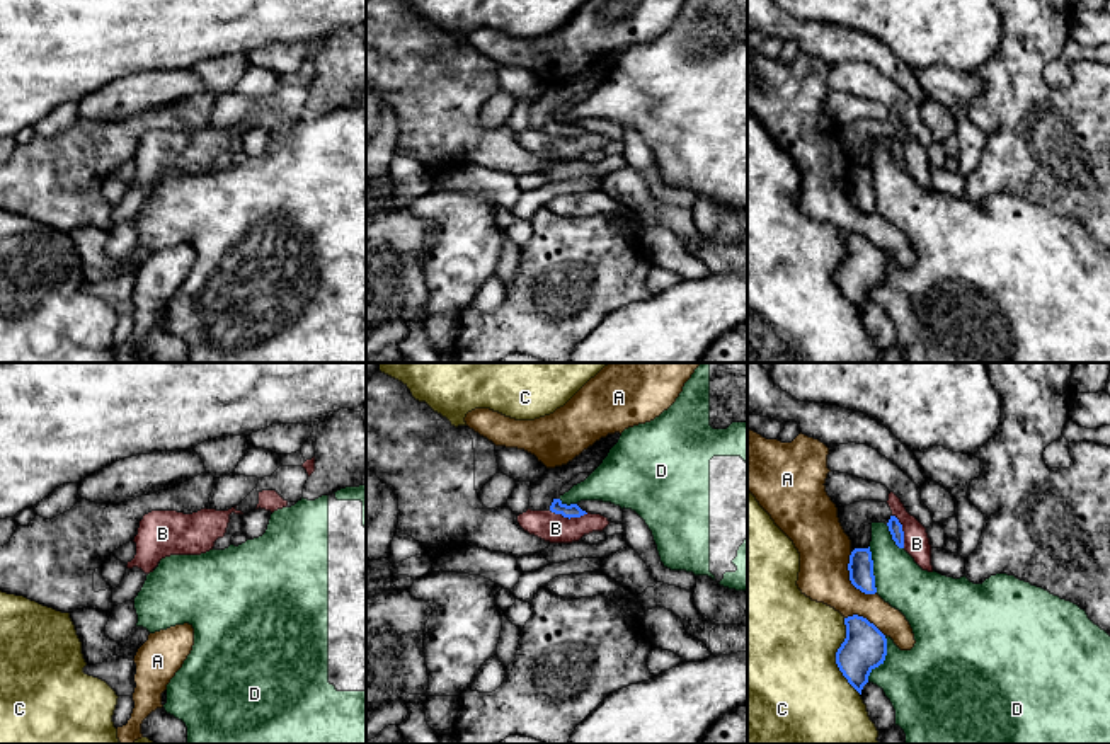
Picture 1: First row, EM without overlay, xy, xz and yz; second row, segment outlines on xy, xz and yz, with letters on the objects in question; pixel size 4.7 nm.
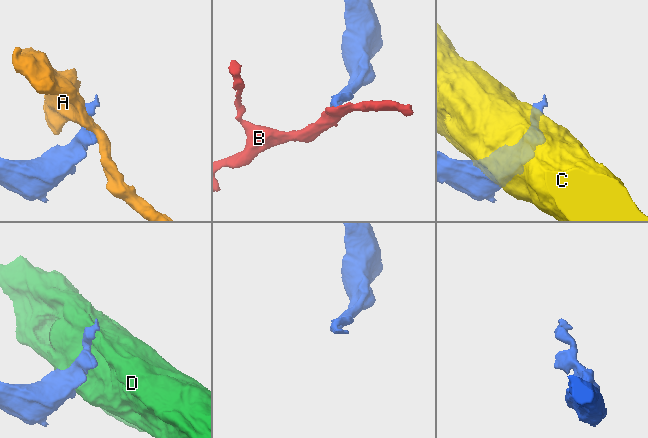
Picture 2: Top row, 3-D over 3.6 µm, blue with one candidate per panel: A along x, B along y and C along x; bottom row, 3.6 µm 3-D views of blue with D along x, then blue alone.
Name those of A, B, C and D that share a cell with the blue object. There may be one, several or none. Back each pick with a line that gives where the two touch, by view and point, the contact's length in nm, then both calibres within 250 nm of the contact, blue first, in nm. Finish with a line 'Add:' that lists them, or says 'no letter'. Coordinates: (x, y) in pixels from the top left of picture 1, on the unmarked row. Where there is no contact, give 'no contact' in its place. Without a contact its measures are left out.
Add: no letter

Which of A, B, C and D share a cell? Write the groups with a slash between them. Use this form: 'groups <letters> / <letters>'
groups A / B / C / D

